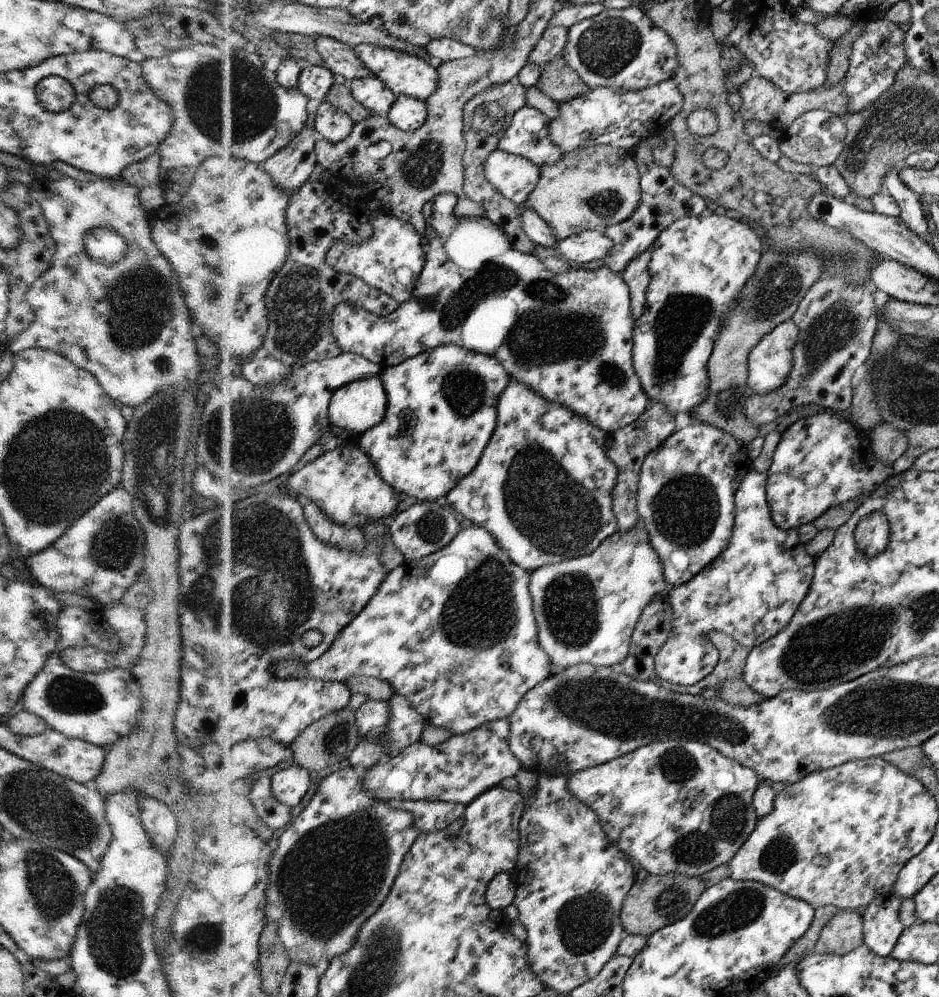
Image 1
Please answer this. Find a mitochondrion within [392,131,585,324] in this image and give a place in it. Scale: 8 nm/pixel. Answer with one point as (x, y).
(423, 165)

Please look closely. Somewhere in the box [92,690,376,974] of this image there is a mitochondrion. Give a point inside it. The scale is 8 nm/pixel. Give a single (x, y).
(207, 937)

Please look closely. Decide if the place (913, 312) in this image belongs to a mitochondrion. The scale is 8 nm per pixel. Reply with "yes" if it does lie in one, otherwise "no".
no

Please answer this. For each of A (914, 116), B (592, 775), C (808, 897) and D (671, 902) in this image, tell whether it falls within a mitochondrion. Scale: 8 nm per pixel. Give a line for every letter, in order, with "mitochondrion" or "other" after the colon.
A: mitochondrion
B: other
C: other
D: mitochondrion

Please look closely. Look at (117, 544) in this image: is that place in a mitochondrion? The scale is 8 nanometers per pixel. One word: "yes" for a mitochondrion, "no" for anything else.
yes

